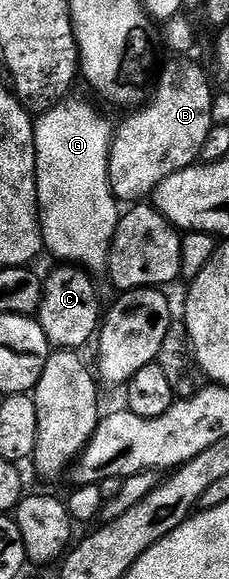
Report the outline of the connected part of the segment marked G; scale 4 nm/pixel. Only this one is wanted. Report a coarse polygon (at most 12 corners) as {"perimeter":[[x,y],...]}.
{"perimeter":[[64,100],[35,124],[46,253],[102,271],[121,217],[113,126]]}

